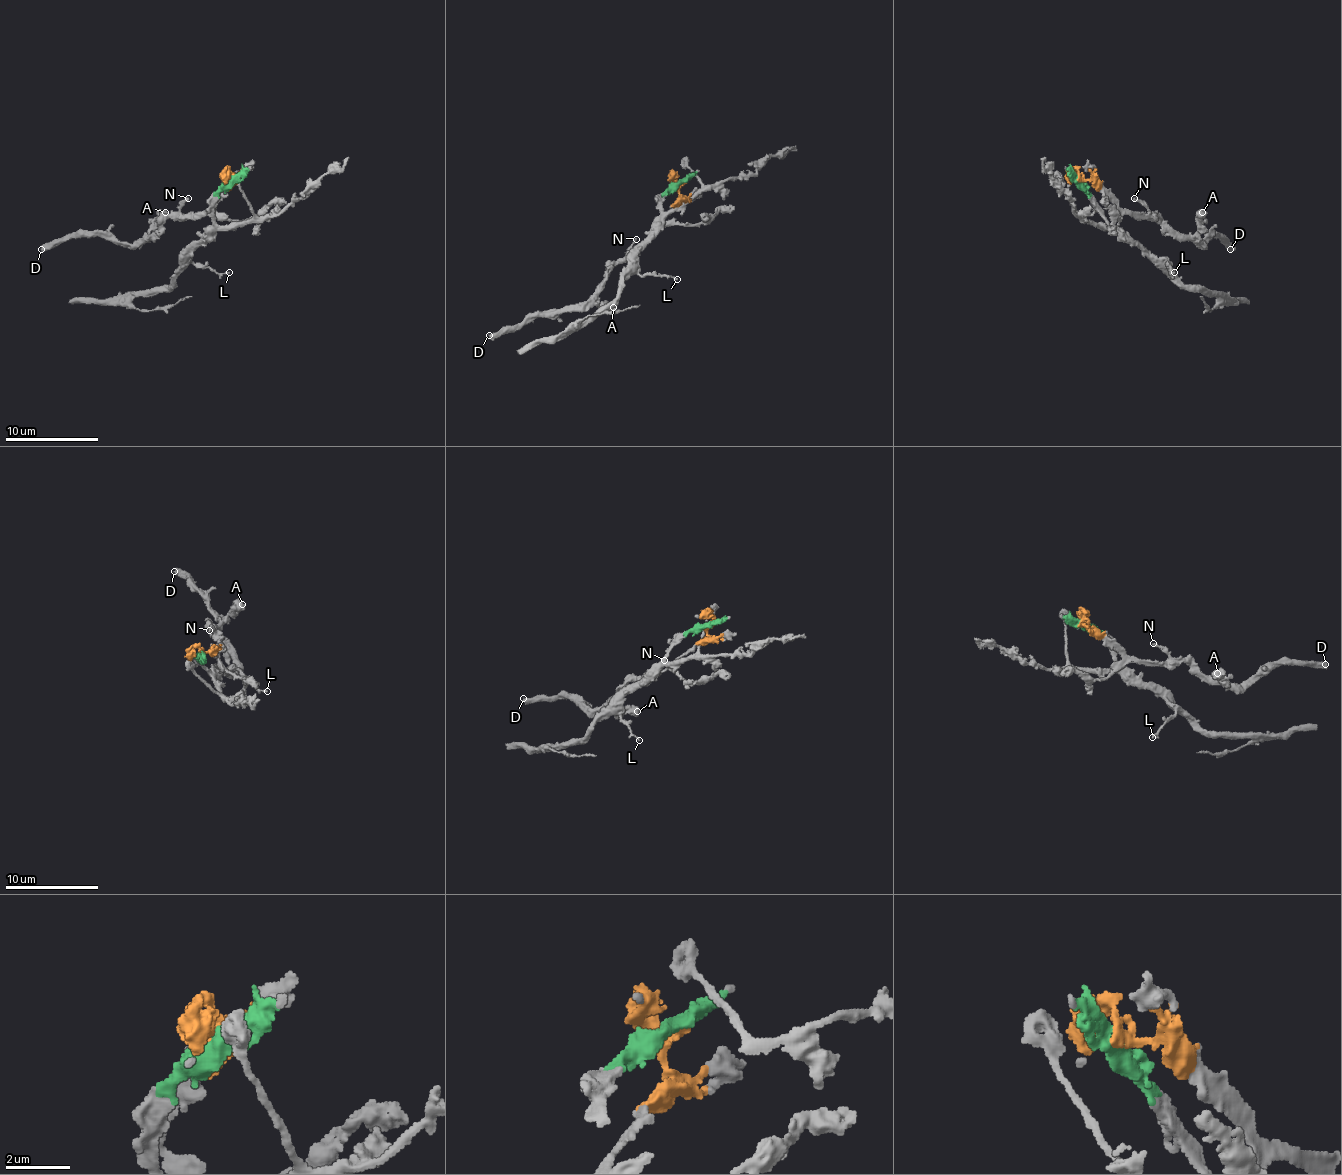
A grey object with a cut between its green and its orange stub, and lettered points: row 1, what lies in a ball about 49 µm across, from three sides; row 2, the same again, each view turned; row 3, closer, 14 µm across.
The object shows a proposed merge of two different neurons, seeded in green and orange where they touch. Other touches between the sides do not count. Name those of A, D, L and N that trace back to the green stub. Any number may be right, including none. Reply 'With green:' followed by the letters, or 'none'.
With green: L

